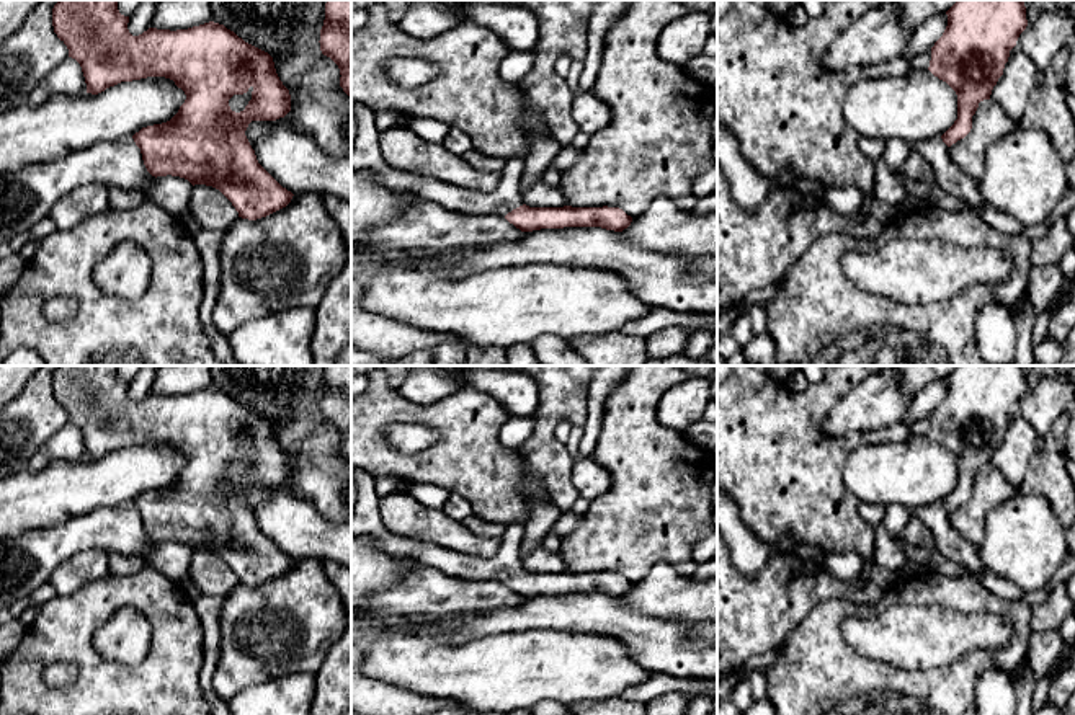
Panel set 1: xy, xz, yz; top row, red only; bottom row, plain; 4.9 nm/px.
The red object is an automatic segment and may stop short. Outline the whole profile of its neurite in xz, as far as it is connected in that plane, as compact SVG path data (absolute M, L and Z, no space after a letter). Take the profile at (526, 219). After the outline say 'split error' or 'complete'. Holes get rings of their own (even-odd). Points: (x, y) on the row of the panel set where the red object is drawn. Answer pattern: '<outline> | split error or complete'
M355 103L353 118L358 124L358 134L351 149L351 168L371 171L390 189L412 191L444 209L464 214L500 214L521 232L564 227L601 227L622 232L632 222L632 217L619 207L526 206L521 198L521 175L524 171L524 160L521 158L505 160L500 184L492 193L471 191L436 178L395 170L386 163L381 153L381 132L376 127L372 109Z | split error

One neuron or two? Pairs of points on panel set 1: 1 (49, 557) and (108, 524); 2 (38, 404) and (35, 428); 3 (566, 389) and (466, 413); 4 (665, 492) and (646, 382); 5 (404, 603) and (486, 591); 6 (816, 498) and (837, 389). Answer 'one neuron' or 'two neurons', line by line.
1: one neuron
2: one neuron
3: two neurons
4: one neuron
5: one neuron
6: one neuron

